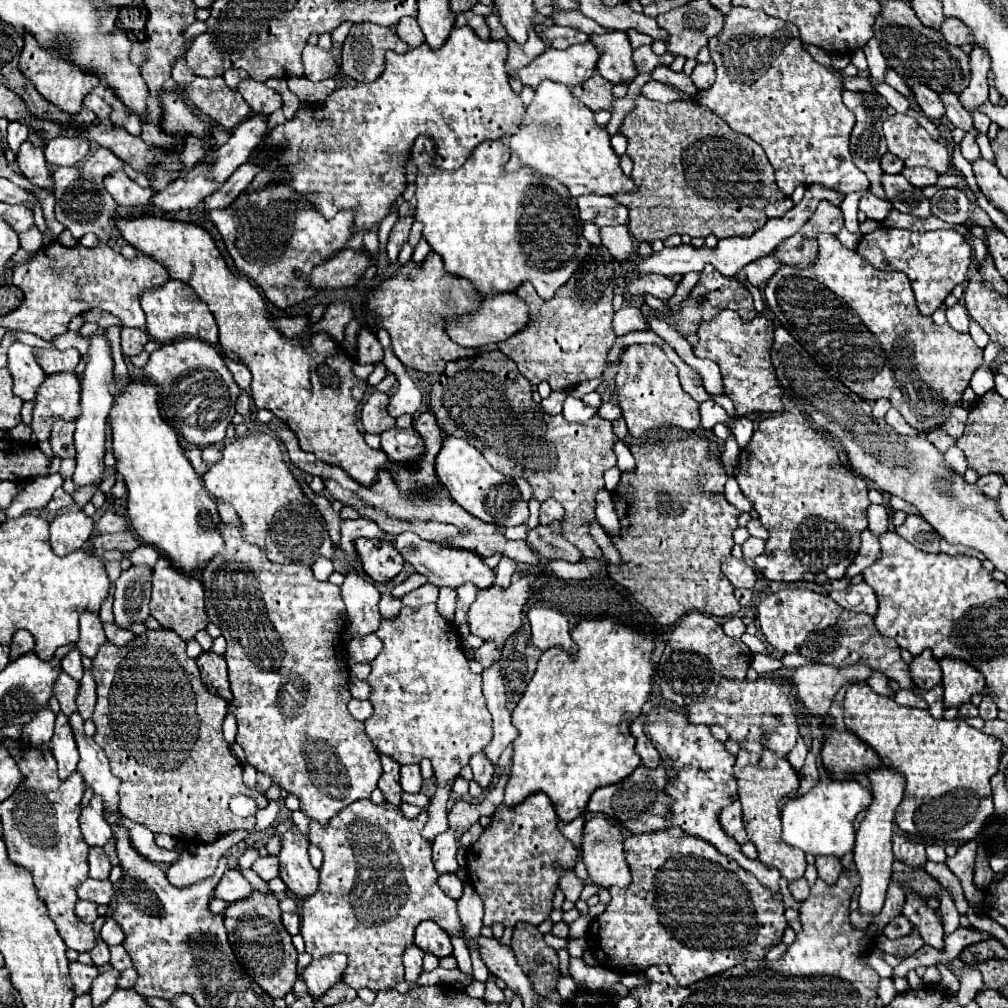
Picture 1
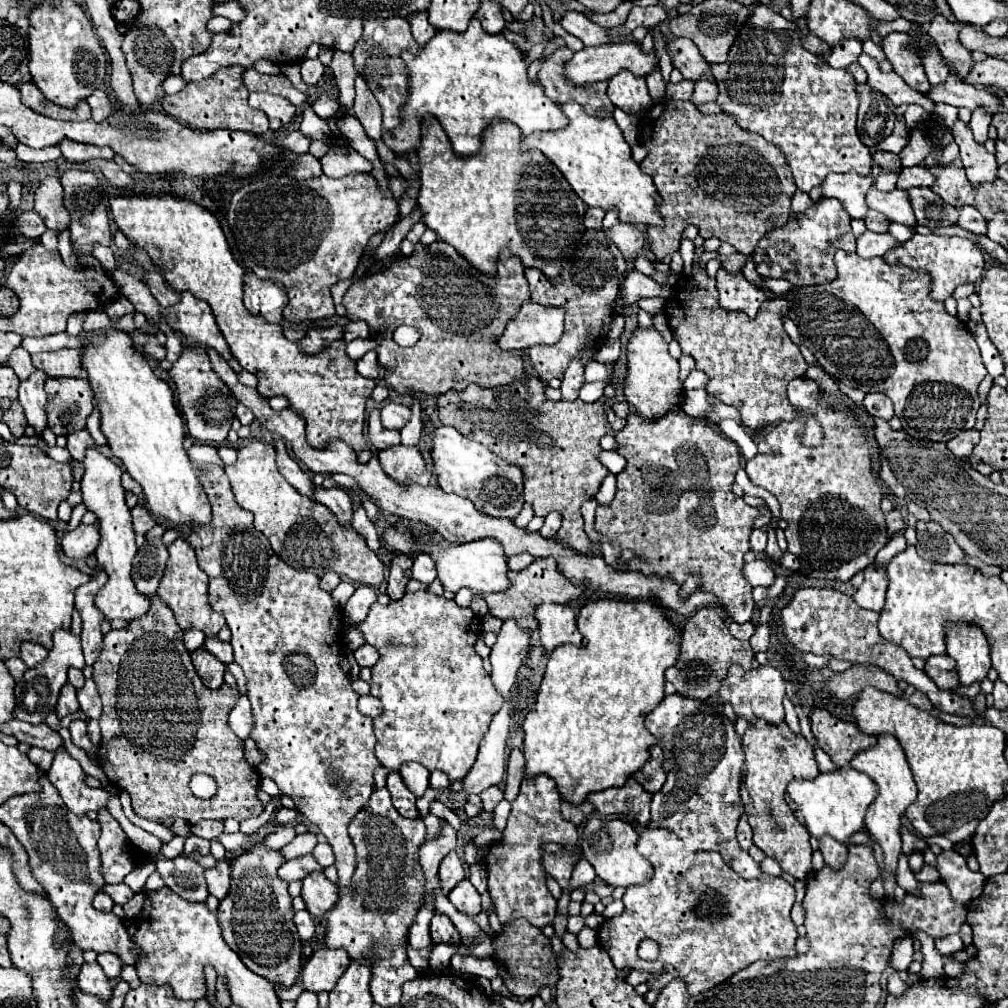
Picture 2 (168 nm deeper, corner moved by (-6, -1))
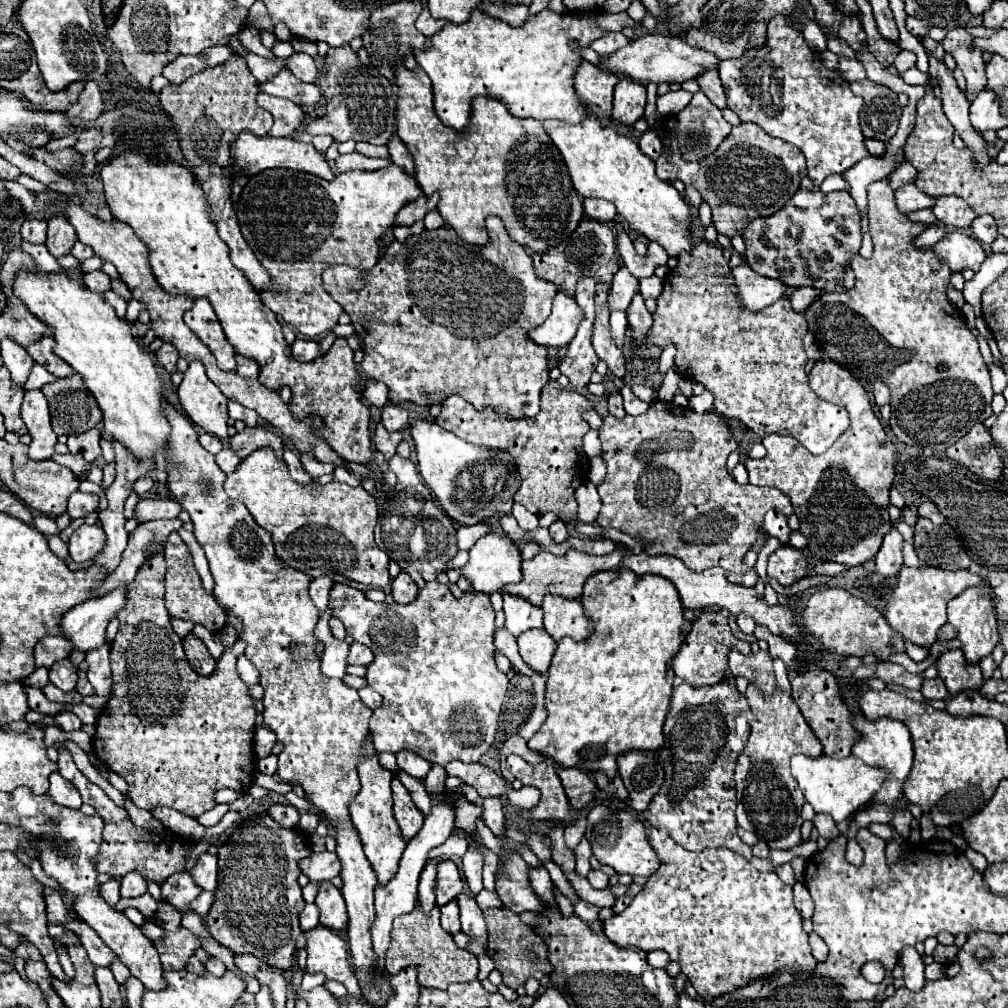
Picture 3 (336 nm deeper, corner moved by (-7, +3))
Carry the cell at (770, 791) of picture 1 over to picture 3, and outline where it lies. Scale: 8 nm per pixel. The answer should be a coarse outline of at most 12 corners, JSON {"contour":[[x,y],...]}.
{"contour":[[791,695],[745,697],[735,767],[737,823],[771,849],[801,837],[793,755],[823,747]]}

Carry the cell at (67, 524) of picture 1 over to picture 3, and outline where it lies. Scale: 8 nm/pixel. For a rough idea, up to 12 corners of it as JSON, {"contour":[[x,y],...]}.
{"contour":[[81,525],[69,539],[73,561],[93,559],[105,543],[99,525]]}

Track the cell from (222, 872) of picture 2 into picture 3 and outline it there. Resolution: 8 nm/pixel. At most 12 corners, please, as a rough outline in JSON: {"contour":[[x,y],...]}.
{"contour":[[205,853],[191,877],[205,891],[217,887],[217,855]]}

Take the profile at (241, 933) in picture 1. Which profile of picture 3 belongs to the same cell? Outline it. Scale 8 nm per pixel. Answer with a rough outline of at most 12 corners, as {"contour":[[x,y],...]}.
{"contour":[[269,815],[219,847],[215,941],[291,971],[307,839]]}

